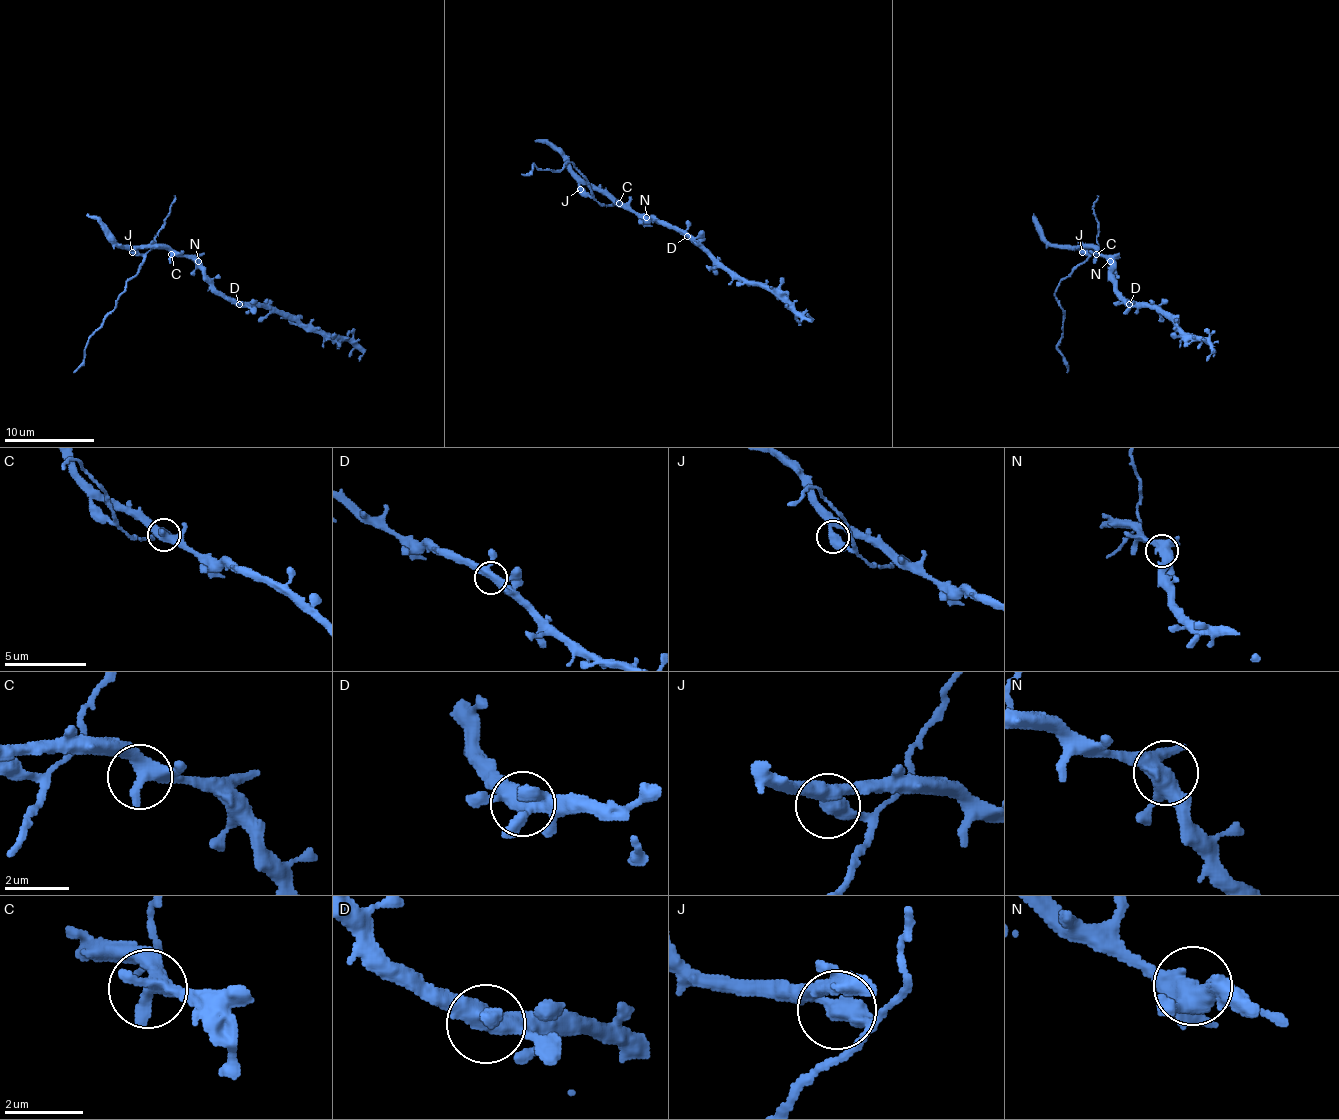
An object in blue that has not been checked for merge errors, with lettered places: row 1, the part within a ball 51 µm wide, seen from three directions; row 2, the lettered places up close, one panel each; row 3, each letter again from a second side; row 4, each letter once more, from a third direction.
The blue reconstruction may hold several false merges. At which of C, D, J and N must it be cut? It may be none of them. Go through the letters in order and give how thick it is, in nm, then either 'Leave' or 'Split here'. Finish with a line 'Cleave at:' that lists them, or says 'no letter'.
C: Thickness 400 nm. Leave
D: Thickness 380 nm. Leave
J: Thickness 460 nm. Split here
N: Thickness 480 nm. Leave
Cleave at: J

